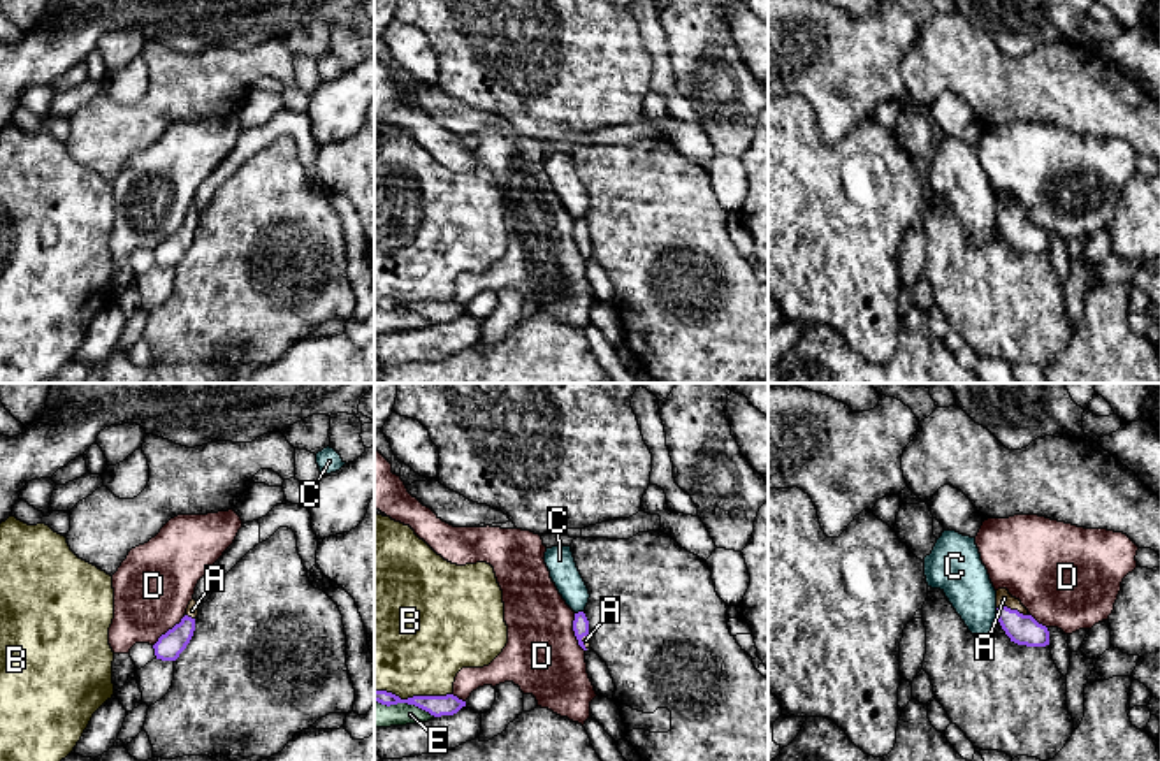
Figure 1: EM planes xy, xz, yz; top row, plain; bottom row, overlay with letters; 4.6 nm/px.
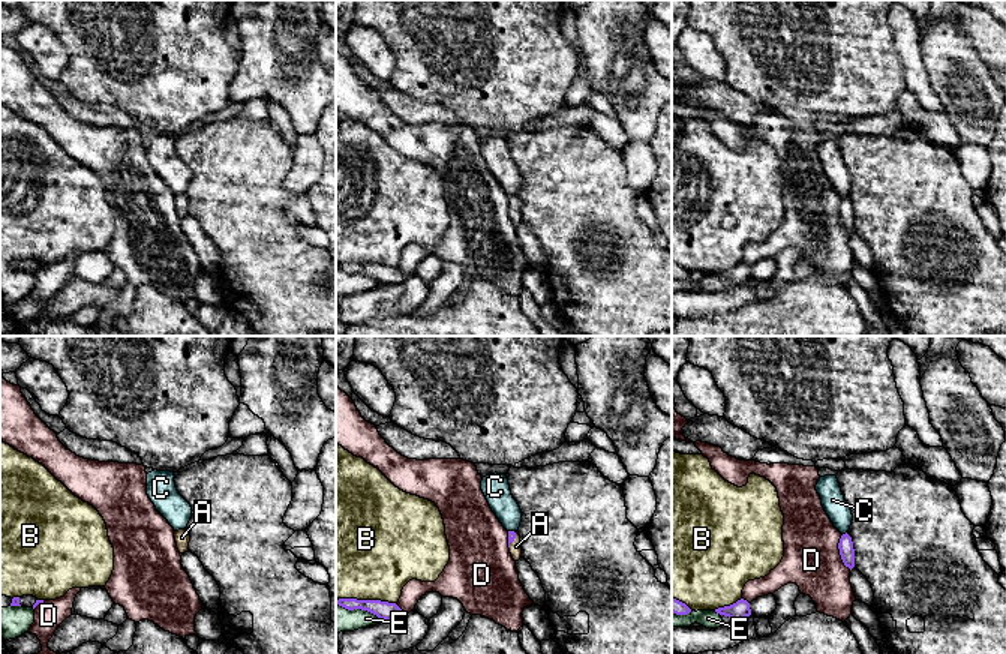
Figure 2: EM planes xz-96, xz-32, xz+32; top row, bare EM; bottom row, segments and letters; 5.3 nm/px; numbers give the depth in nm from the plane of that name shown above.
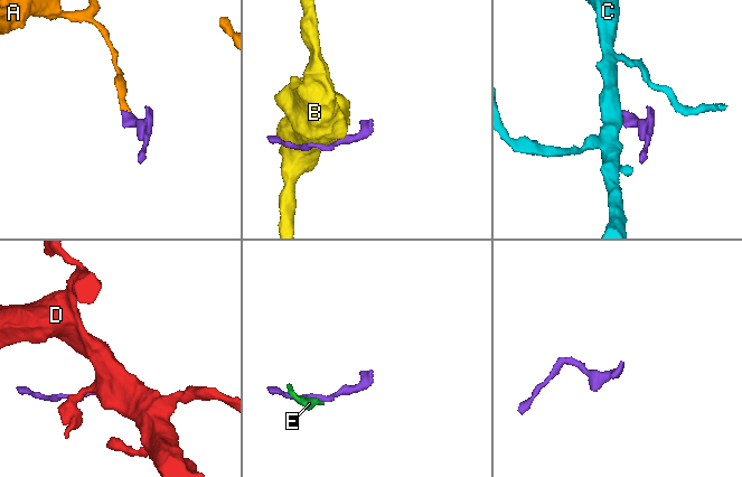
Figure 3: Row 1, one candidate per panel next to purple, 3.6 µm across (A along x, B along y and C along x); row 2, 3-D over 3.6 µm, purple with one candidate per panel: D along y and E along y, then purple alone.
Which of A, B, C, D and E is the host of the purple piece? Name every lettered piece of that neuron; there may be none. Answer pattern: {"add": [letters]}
{"add": ["A"]}

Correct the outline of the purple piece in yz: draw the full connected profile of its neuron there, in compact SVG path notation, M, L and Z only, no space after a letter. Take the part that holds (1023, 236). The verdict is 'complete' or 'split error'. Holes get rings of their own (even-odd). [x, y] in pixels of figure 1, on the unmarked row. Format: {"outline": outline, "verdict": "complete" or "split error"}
{"outline": "M1007 195L997 197L997 225L1011 248L1026 253L1049 251L1049 237L1039 230Z", "verdict": "split error"}

